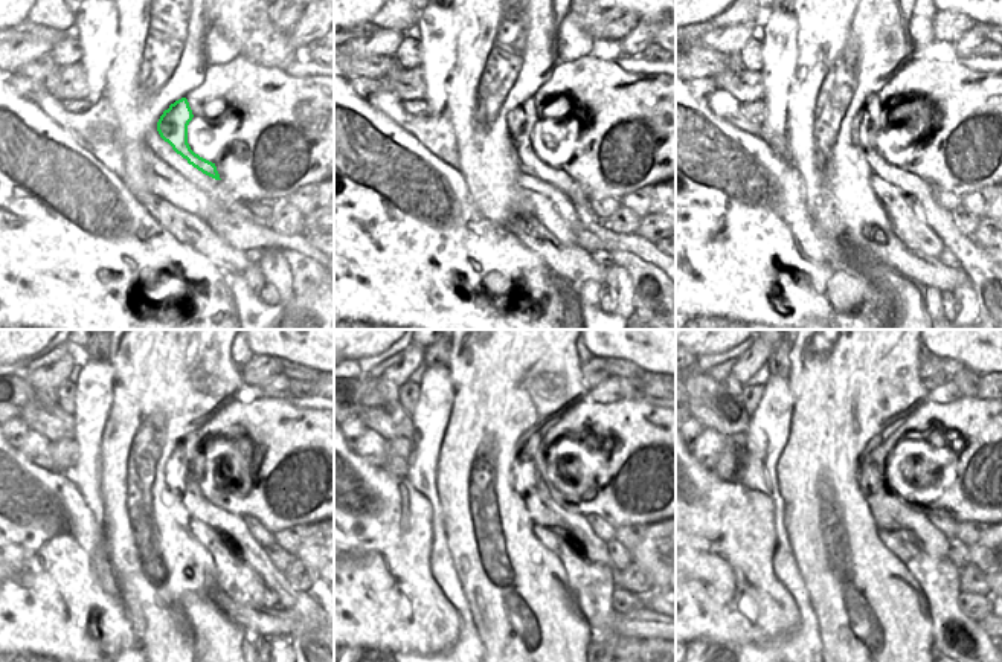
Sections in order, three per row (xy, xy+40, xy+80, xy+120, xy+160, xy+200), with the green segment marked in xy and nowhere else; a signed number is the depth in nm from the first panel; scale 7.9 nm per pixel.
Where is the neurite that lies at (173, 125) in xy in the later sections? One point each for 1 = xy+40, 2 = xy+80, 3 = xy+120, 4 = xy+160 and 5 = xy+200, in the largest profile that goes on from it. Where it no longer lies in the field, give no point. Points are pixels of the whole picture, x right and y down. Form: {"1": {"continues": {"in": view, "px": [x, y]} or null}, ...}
{"1": {"continues": {"in": "xy+40", "px": [520, 122]}}, "2": {"continues": {"in": "xy+80", "px": [868, 122]}}, "3": {"continues": {"in": "xy+120", "px": [183, 470]}}, "4": {"continues": {"in": "xy+160", "px": [531, 462]}}, "5": {"continues": {"in": "xy+200", "px": [889, 513]}}}

